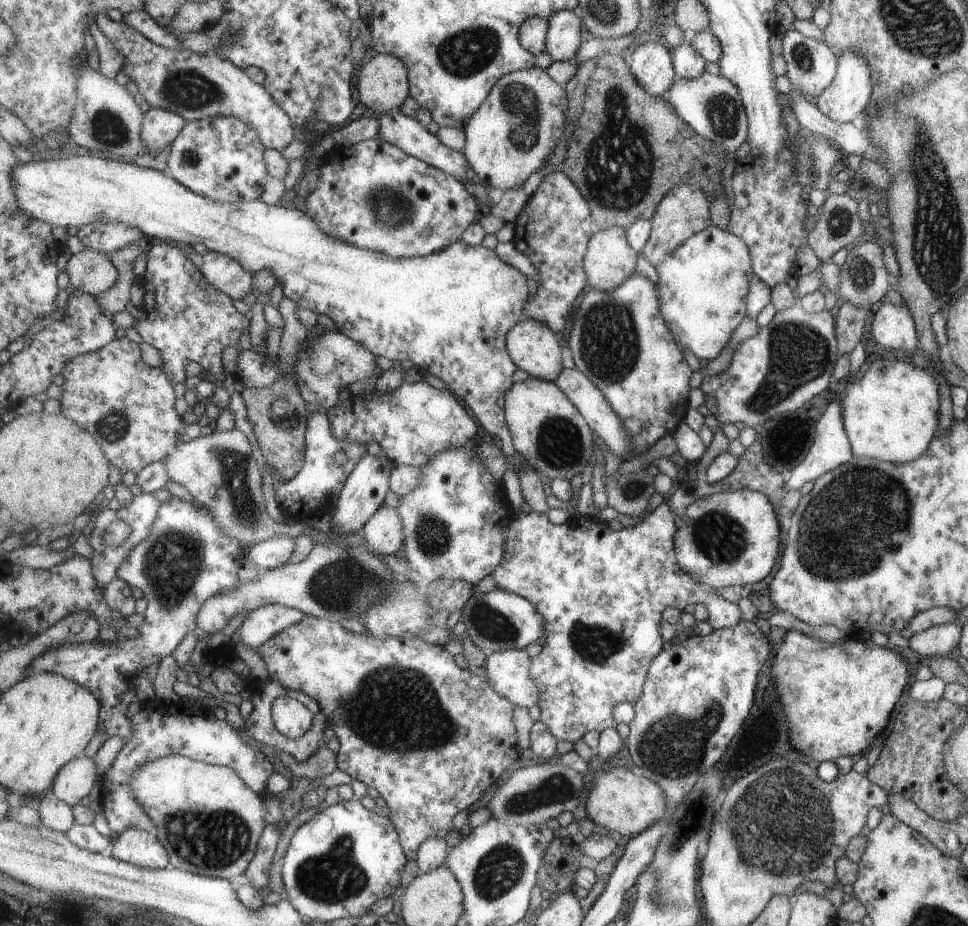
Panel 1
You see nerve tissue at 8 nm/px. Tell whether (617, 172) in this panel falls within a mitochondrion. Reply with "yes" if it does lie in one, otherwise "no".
yes

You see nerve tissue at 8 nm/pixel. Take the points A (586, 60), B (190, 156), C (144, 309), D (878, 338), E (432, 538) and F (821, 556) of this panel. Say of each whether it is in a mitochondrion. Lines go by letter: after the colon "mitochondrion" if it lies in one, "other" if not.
A: other
B: mitochondrion
C: other
D: other
E: mitochondrion
F: mitochondrion

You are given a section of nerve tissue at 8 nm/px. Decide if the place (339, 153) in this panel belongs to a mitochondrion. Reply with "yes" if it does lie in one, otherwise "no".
no

